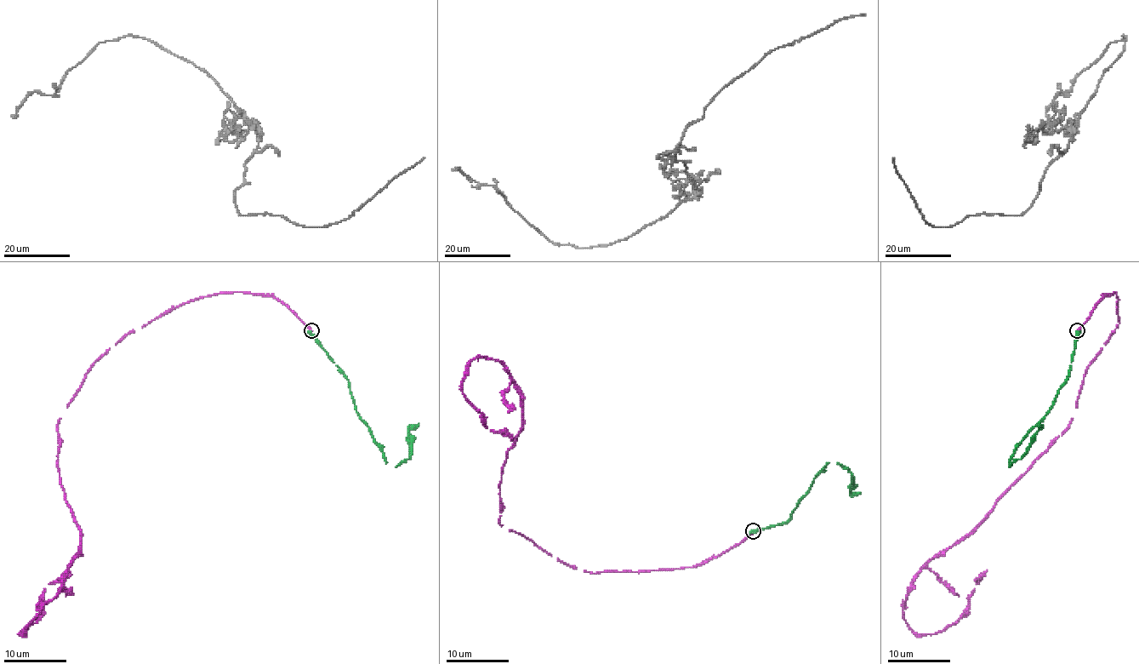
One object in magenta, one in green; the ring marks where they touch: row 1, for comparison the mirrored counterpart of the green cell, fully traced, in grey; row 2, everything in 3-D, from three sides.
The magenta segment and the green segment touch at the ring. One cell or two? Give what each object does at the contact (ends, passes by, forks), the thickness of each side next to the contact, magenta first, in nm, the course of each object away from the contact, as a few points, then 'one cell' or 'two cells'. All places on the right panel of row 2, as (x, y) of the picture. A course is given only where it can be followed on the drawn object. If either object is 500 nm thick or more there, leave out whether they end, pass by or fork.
magenta ends there; green ends there; 190 nm thick on the magenta side, 440 nm on the other; magenta runs (1077, 331), (1114, 292), (1119, 323), (1069, 425), (921, 569), (902, 616), (942, 632), (987, 569); green runs (1077, 331), (1067, 378), (1049, 412), (1027, 434), (1009, 462), (1009, 466), (1020, 459), (1039, 423); two cells

